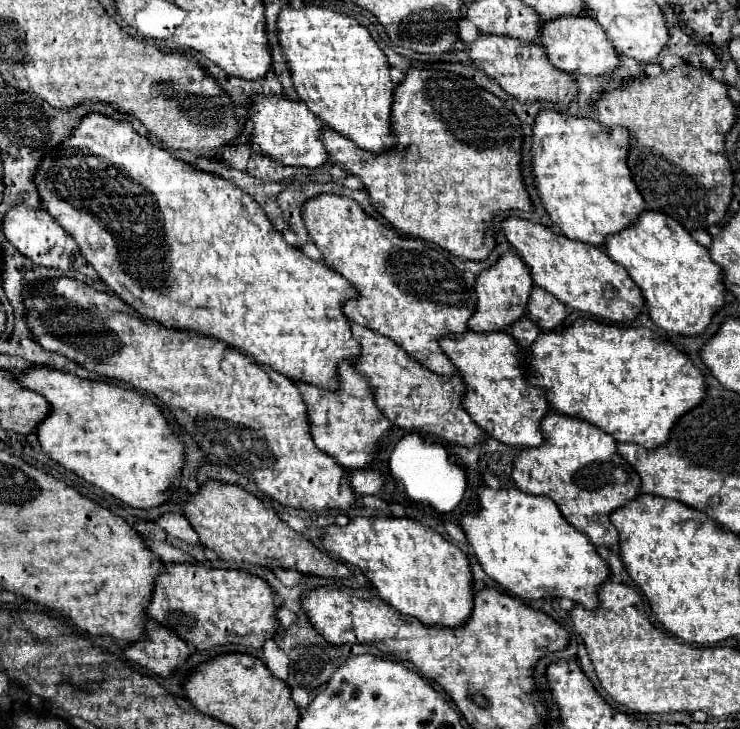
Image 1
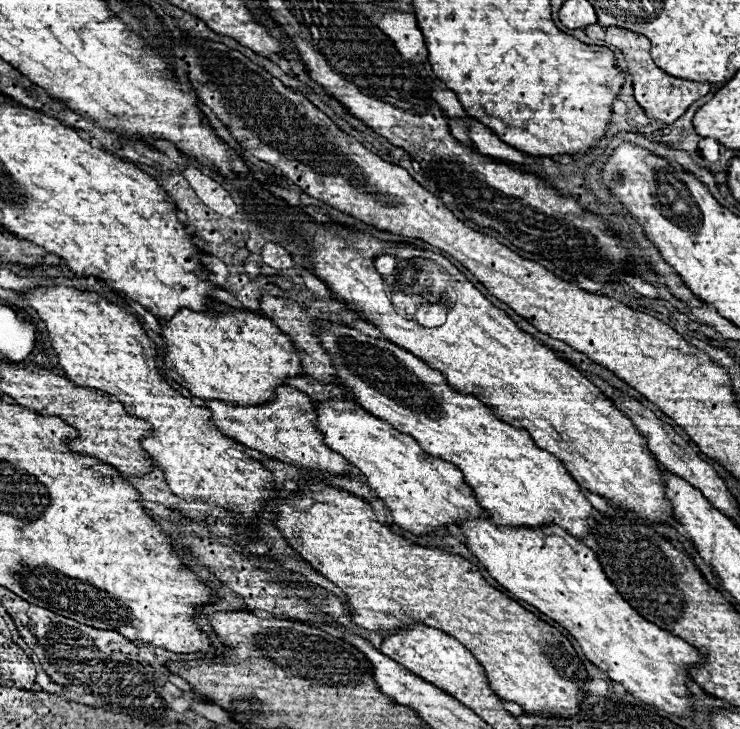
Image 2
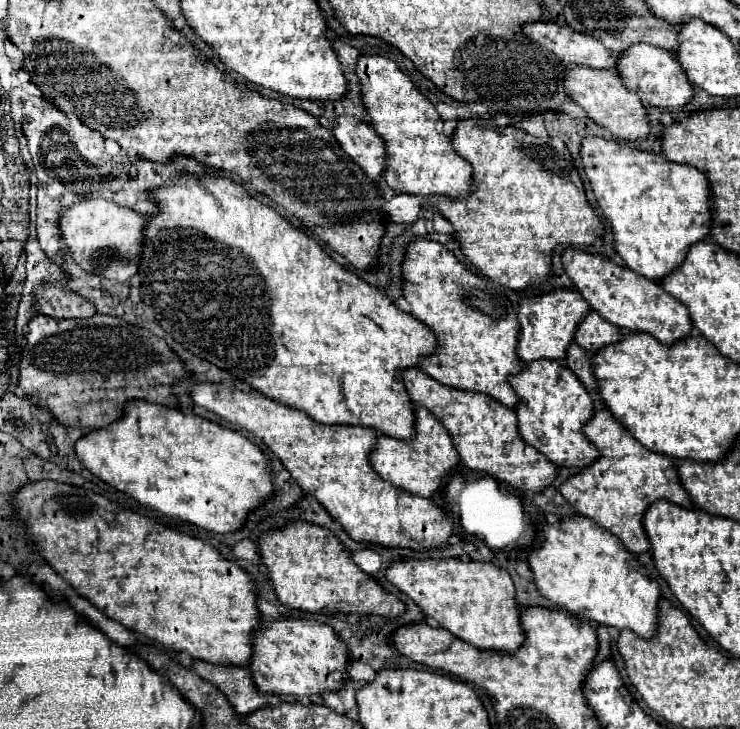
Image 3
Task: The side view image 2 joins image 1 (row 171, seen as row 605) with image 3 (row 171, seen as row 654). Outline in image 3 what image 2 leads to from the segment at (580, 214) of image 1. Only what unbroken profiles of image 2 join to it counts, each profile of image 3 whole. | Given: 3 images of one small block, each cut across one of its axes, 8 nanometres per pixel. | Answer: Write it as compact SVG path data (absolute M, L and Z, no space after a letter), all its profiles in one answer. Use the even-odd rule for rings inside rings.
M598 136L584 138L580 154L582 154L586 176L598 200L598 206L602 208L604 216L612 224L616 252L622 256L622 260L630 270L642 274L648 280L662 282L662 278L666 278L684 262L686 252L690 250L692 244L702 242L710 236L712 186L706 174L702 174L700 170L694 170L694 166L682 166L666 160L664 154L636 150L626 144L610 142Z

